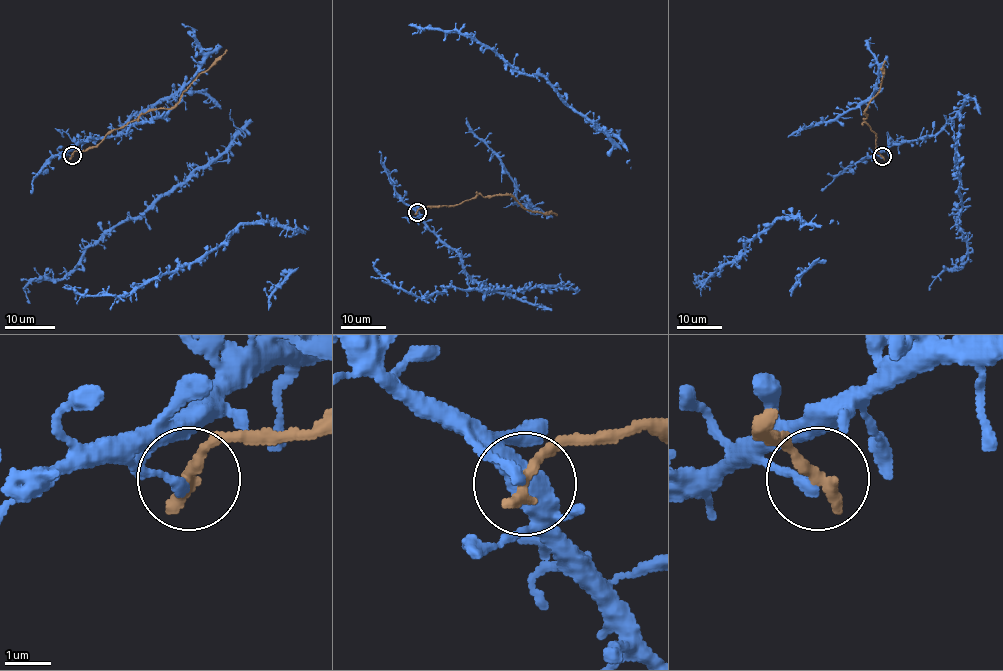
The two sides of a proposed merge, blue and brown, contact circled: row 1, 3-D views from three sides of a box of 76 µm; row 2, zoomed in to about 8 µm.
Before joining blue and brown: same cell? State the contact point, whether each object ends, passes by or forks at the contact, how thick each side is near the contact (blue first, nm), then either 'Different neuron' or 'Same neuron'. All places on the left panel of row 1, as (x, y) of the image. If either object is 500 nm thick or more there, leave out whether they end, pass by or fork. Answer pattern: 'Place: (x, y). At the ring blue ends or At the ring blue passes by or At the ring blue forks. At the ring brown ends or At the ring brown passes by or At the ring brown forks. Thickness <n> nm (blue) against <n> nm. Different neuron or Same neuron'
Place: (72, 155). At the ring blue ends. At the ring brown ends. Thickness 240 nm (blue) against 360 nm. Different neuron

